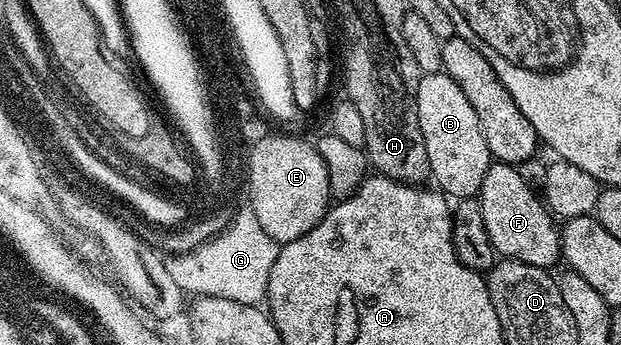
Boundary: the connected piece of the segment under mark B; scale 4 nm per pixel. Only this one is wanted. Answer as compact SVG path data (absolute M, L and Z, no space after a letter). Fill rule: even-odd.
M443 70L421 75L416 105L435 187L448 198L467 200L475 197L482 186L482 178L486 178L486 170L494 161L486 146L486 138L482 138L482 126L478 126L474 106L466 102L466 94L462 94L458 82Z

